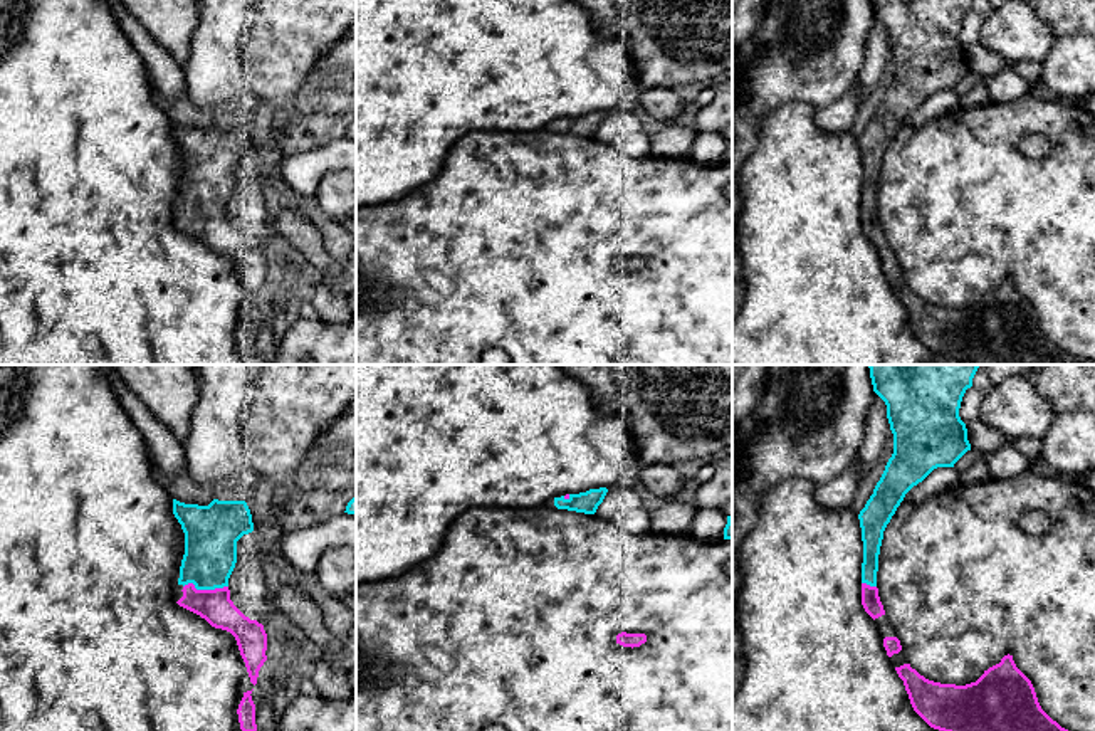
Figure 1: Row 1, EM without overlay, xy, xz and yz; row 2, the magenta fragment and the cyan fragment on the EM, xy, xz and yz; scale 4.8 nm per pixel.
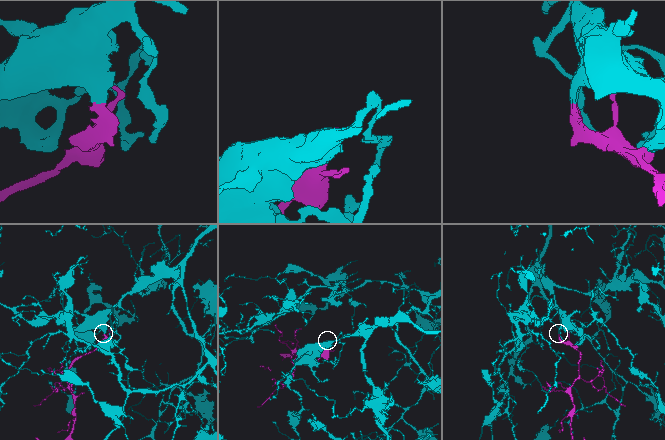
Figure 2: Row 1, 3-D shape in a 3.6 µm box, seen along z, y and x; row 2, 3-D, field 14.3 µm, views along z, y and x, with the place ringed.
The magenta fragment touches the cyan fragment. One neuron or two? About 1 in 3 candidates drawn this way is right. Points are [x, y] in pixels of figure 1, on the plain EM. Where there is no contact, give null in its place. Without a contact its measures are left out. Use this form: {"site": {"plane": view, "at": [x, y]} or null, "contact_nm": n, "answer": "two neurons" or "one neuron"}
{"site": {"plane": "xy", "at": [205, 214]}, "contact_nm": 220, "answer": "one neuron"}

